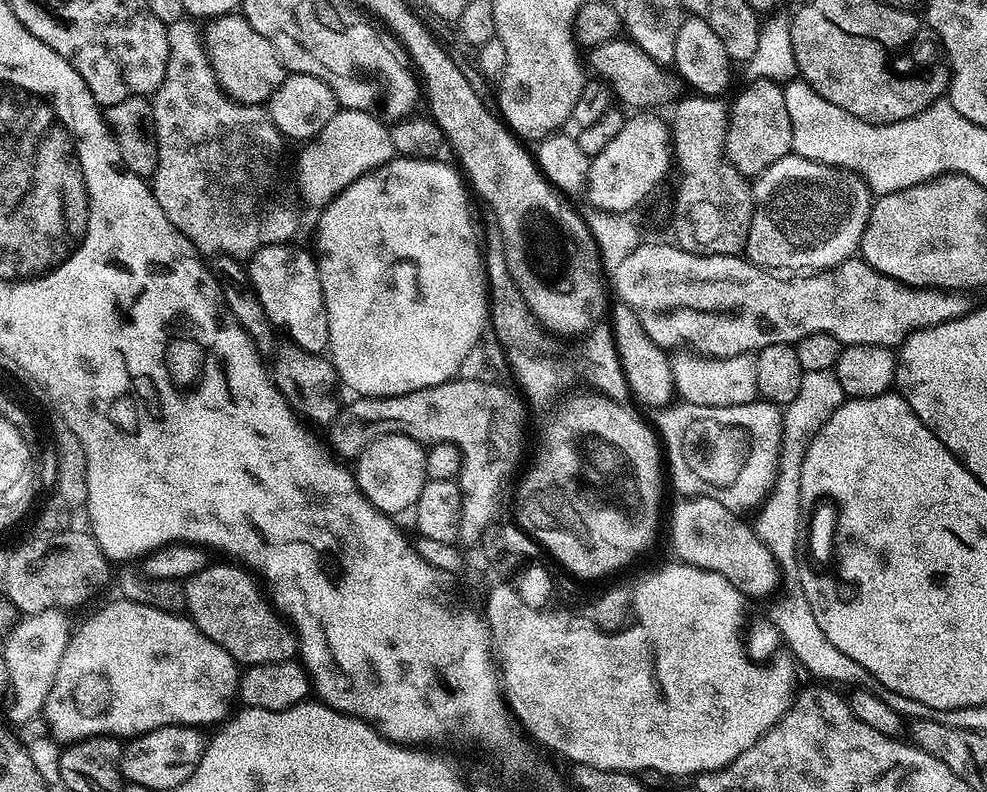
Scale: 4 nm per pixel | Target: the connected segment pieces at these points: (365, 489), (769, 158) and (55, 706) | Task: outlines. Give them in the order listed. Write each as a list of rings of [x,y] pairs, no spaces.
[[[395,430],[377,435],[355,461],[354,475],[362,494],[378,511],[389,514],[415,509],[418,494],[428,480],[426,474],[426,448],[414,438]]]
[[[771,78],[752,80],[749,85],[736,101],[731,101],[724,155],[743,176],[756,178],[771,164],[792,152],[792,131],[783,87]]]
[[[119,599],[113,604],[106,605],[105,608],[98,609],[81,628],[77,627],[68,639],[64,657],[58,666],[58,672],[54,674],[54,684],[50,686],[50,694],[46,698],[42,713],[42,720],[48,723],[47,731],[52,739],[67,746],[89,738],[101,738],[100,736],[124,736],[123,738],[141,736],[150,730],[171,724],[219,725],[229,715],[228,703],[231,700],[235,701],[238,696],[240,672],[236,660],[230,658],[230,654],[226,654],[226,650],[222,650],[222,646],[218,646],[218,642],[210,642],[210,638],[206,638],[206,634],[202,634],[198,630],[198,626],[192,623],[187,615],[163,612],[154,606],[139,604],[137,600]]]

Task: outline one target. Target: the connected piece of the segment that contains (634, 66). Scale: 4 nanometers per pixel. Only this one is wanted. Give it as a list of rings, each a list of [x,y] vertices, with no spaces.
[[[617,38],[602,46],[591,49],[592,68],[597,77],[603,80],[612,90],[613,97],[625,104],[628,110],[660,110],[663,104],[671,105],[677,99],[677,81],[667,76],[665,65],[660,64],[646,54],[628,38]]]

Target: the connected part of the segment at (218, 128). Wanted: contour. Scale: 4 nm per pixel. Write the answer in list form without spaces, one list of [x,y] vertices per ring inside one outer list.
[[[185,18],[167,25],[168,30],[168,61],[166,62],[166,74],[162,82],[156,87],[152,101],[152,121],[156,127],[156,141],[158,142],[158,170],[150,178],[150,187],[158,206],[162,206],[162,214],[174,222],[187,240],[192,243],[205,257],[215,257],[221,254],[223,257],[231,258],[251,258],[260,248],[265,248],[271,244],[286,244],[293,239],[296,232],[296,212],[288,204],[283,204],[276,197],[276,192],[272,187],[276,180],[272,175],[276,172],[276,167],[280,164],[280,151],[286,145],[285,137],[274,126],[274,122],[268,117],[267,107],[258,104],[239,104],[236,100],[231,100],[220,89],[216,81],[216,76],[212,73],[212,67],[208,62],[208,56],[204,53],[204,46],[201,37],[198,35],[198,28],[195,28],[191,19]]]

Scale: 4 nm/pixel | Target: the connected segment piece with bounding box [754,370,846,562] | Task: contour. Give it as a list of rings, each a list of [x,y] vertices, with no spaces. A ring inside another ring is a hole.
[[[814,370],[804,373],[802,387],[794,397],[794,402],[786,405],[782,412],[784,434],[780,441],[780,465],[776,468],[776,482],[768,499],[755,513],[754,531],[757,538],[776,556],[777,561],[785,562],[796,552],[796,543],[802,540],[802,520],[800,524],[800,483],[802,482],[802,462],[806,458],[806,450],[810,450],[810,442],[822,430],[822,426],[843,406],[846,397],[835,371]]]

